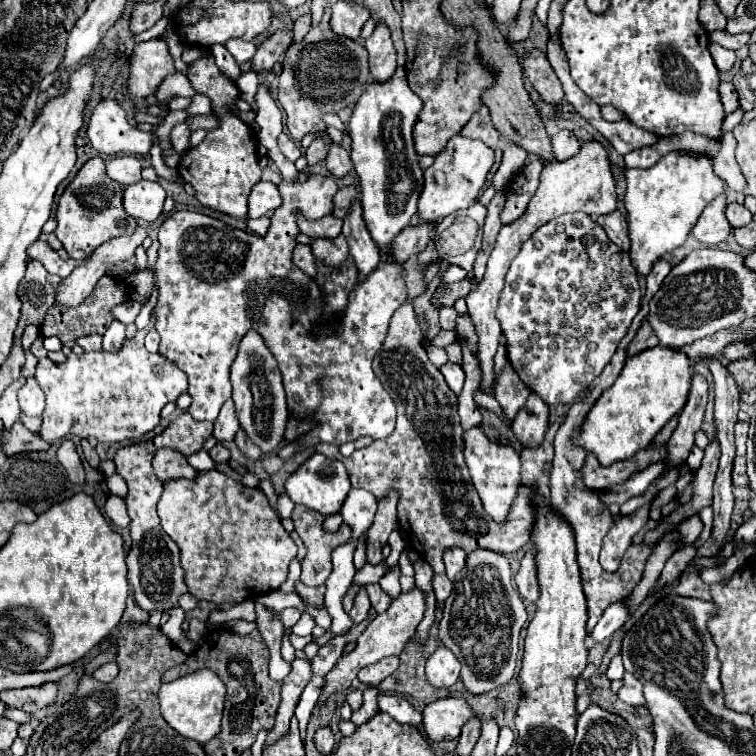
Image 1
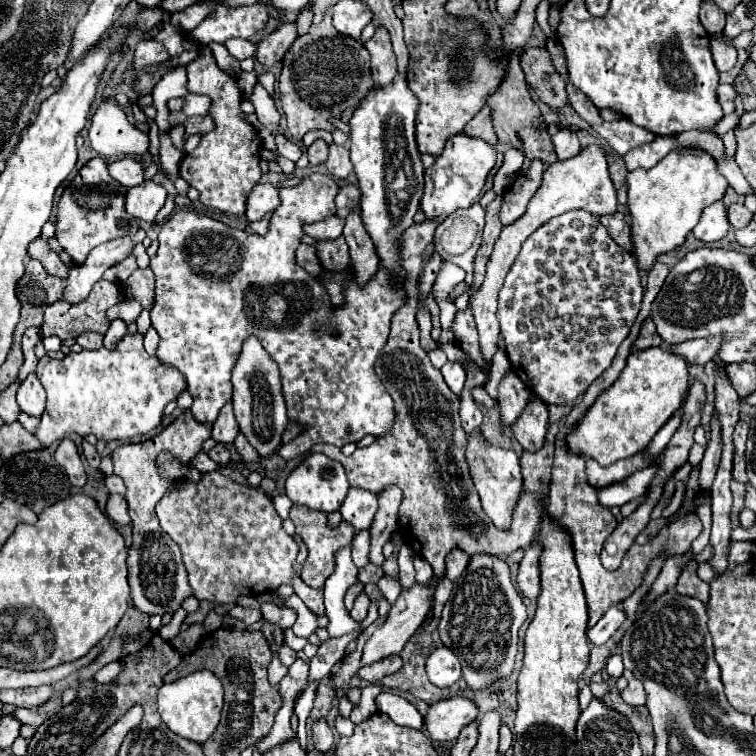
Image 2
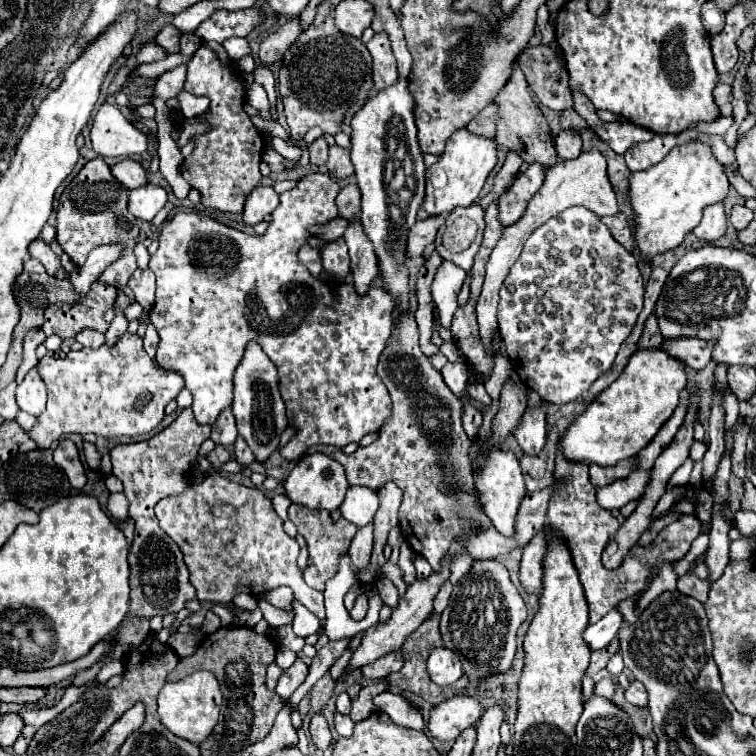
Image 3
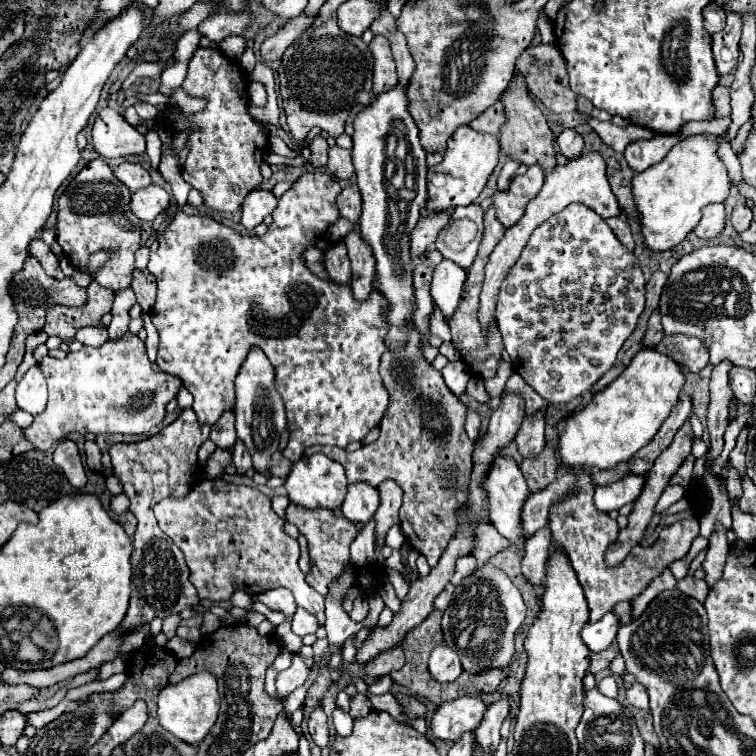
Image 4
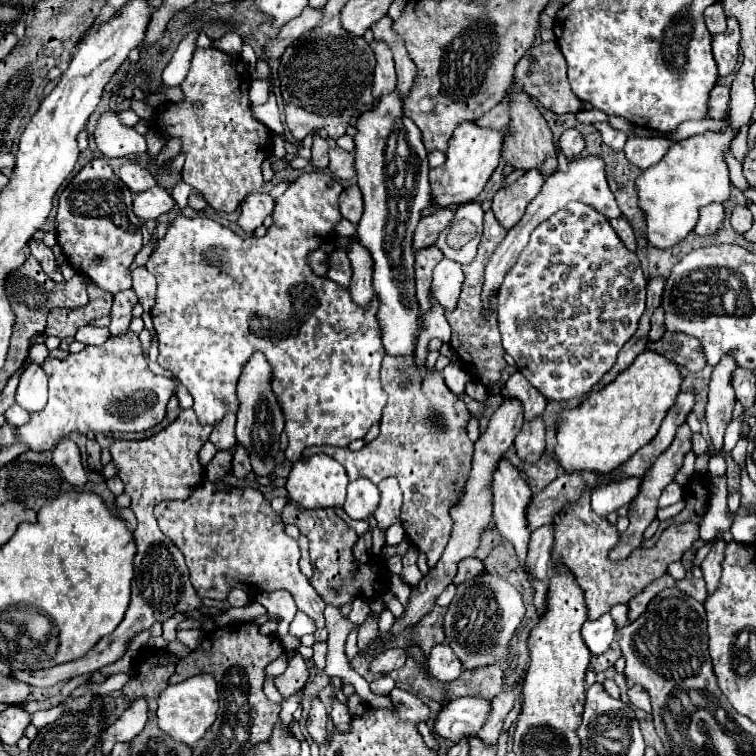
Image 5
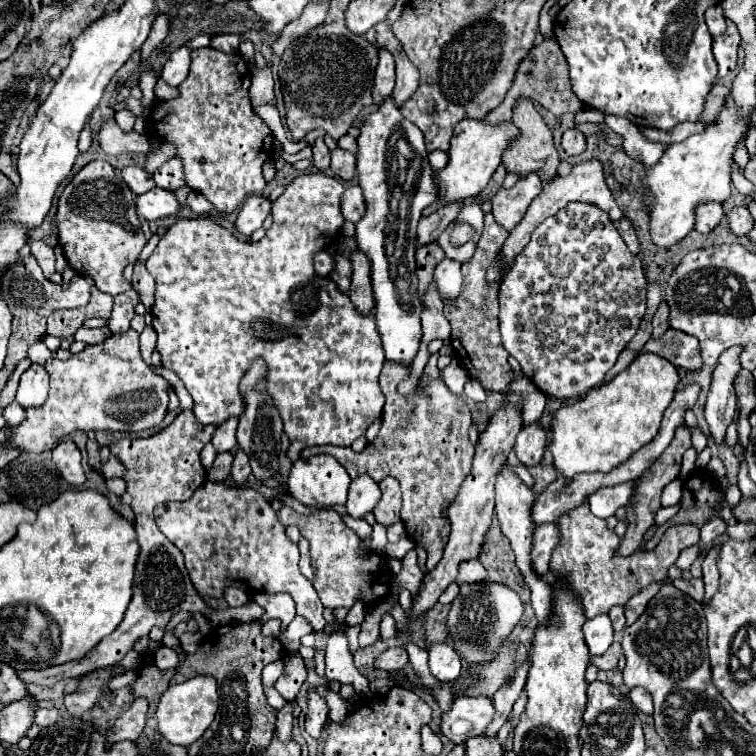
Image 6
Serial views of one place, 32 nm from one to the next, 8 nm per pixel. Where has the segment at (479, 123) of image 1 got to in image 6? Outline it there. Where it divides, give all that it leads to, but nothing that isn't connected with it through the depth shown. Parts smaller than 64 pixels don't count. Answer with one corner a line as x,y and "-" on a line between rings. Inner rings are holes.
544,40
542,44
534,46
528,56
520,62
518,70
516,70
516,78
514,78
514,84
512,88
508,90
506,98
502,100
502,104
498,108
494,108
494,112
488,112
482,122
484,124
492,124
492,126
498,126
498,124
504,124
506,120
510,120
512,116
512,108
514,108
514,100
518,96
526,96
530,100
536,100
538,104
542,104
546,110
550,110
552,114
560,116
560,114
566,114
566,112
580,112
582,110
582,102
574,96
572,88
570,88
570,80
568,80
568,64
562,56
562,50
558,48
558,42
556,40

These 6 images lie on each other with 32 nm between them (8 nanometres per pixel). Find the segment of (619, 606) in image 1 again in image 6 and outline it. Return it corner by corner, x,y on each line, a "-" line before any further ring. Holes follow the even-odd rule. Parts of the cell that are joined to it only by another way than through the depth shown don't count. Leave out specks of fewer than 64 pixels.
602,614
602,616
596,616
592,620
586,620
584,626
582,626
582,632
584,632
586,646
588,646
590,654
594,654
594,656
604,654
612,644
614,628
612,628
612,622
610,622
608,614

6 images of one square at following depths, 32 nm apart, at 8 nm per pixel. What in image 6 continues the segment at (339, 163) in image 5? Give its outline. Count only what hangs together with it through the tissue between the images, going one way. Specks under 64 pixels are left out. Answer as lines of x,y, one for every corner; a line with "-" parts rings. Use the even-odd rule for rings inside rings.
336,148
330,152
332,156
332,162
330,162
330,170
344,182
352,180
354,174
356,174
356,168
354,168
354,154
352,152
346,152
342,148

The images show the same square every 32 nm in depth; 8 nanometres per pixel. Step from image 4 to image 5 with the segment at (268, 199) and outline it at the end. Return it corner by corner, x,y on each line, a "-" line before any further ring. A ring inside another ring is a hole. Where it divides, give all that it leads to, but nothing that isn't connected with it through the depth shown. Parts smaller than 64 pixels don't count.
254,192
250,196
246,196
246,200
242,202
240,208
240,218
238,218
238,226
246,232
252,234
268,214
272,214
274,210
274,198
270,194
264,192

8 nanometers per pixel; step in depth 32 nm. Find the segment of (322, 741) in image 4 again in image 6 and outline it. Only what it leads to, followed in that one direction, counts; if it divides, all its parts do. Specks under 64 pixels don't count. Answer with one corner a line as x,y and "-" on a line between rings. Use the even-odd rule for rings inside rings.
312,690
310,700
308,700
308,714
306,714
306,732
314,740
320,740
324,736
326,722
328,722
328,706
320,698
320,694

